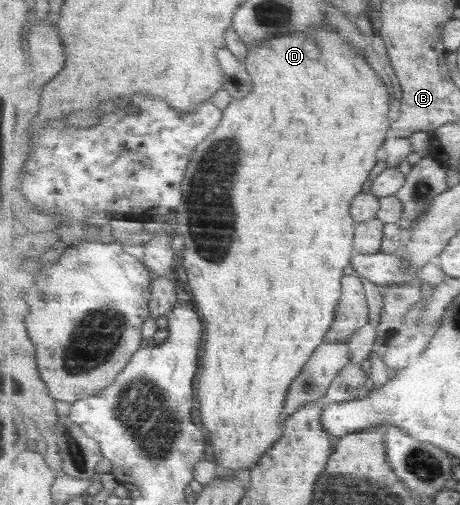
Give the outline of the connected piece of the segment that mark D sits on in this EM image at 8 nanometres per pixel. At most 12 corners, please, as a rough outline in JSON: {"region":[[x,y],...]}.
{"region":[[258,43],[173,228],[219,474],[333,329],[392,90]]}

